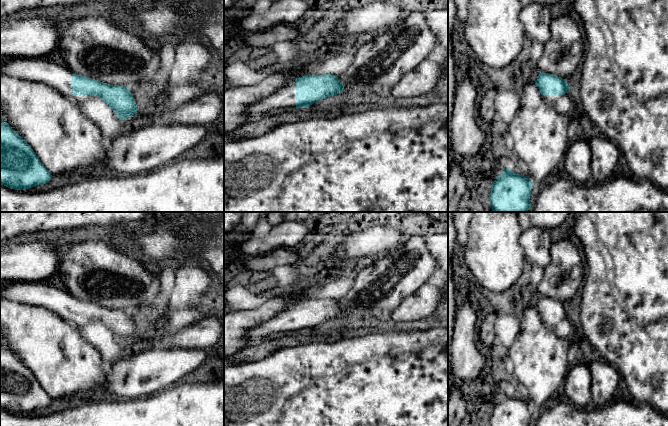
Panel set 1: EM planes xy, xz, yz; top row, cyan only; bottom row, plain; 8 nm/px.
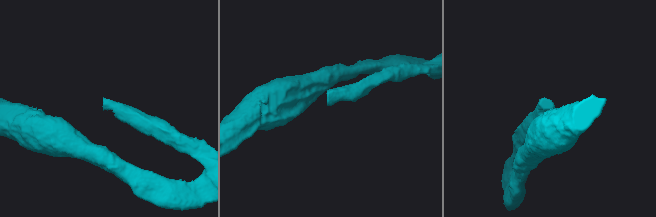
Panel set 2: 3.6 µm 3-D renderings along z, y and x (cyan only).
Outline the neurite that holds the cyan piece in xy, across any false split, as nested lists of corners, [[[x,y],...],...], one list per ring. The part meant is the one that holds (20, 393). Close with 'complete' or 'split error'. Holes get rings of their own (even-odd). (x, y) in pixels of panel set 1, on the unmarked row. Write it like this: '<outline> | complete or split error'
[[[0,343],[0,409],[26,414],[52,402],[30,369]]] | complete

